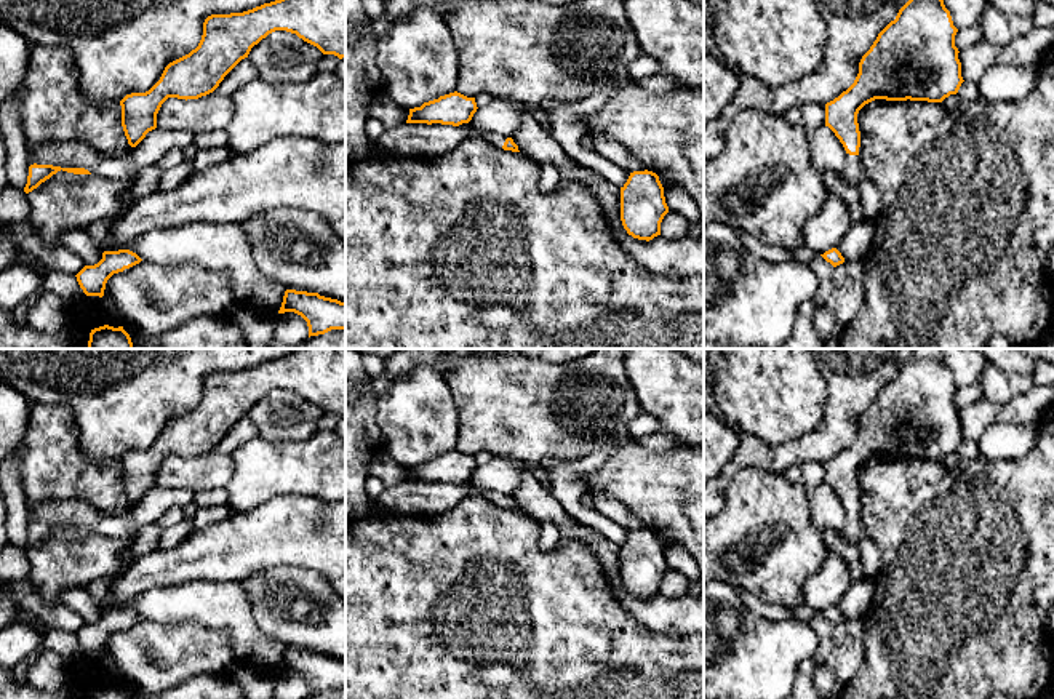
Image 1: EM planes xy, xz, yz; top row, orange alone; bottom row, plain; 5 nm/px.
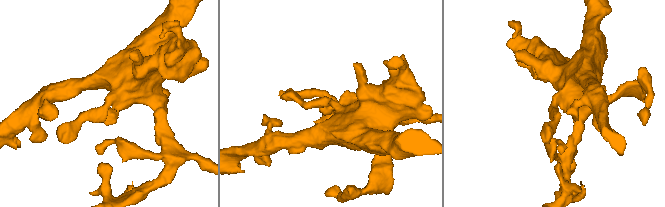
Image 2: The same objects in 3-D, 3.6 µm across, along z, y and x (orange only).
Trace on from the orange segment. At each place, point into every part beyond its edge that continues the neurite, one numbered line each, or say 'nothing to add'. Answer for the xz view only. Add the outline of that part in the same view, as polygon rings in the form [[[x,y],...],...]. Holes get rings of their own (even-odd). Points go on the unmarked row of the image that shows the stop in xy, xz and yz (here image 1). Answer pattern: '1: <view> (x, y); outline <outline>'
1: xz (496, 498); outline [[[483,491],[481,493],[483,499],[494,504],[494,505],[499,505],[502,507],[504,501],[505,501],[505,494],[499,493],[499,491]]]

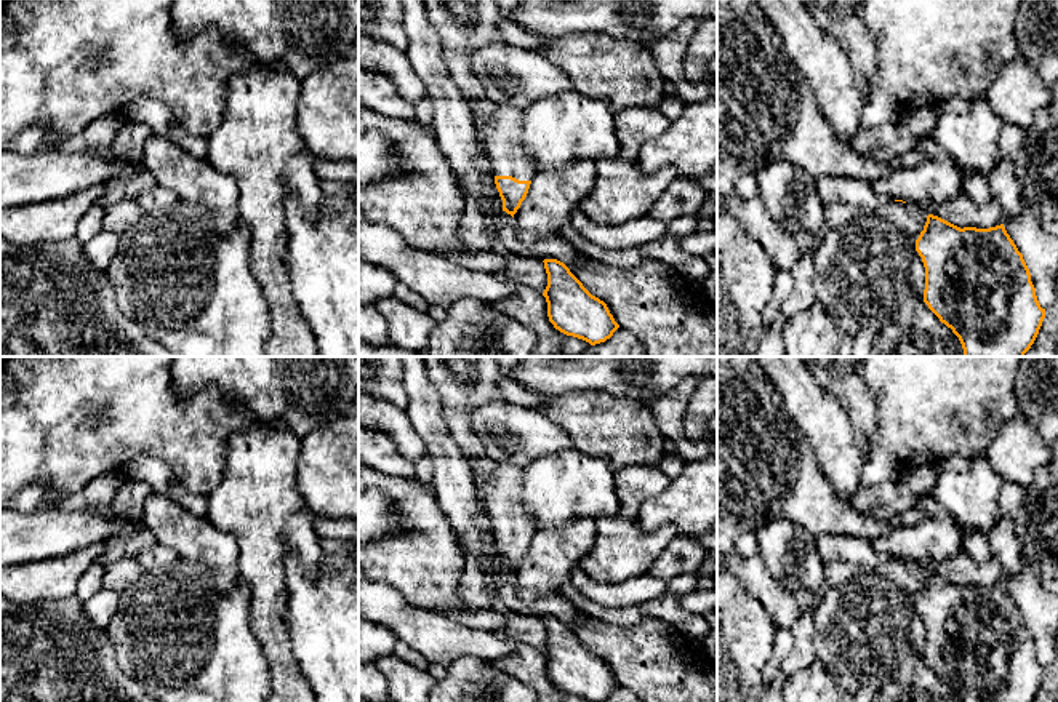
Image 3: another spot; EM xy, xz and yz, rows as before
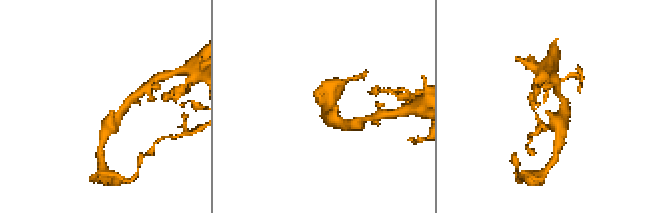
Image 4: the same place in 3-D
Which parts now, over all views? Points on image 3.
1: xz (501, 483); outline [[[488,457],[480,461],[471,459],[469,464],[477,469],[475,477],[483,485],[487,497],[485,510],[491,520],[495,534],[531,539],[538,528],[522,505],[523,469]]]

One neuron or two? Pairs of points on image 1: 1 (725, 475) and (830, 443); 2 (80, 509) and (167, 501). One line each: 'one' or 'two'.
1: one
2: one

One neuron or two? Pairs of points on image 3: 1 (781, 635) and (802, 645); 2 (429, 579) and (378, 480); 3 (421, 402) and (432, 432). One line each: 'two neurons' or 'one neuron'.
1: two neurons
2: one neuron
3: one neuron

